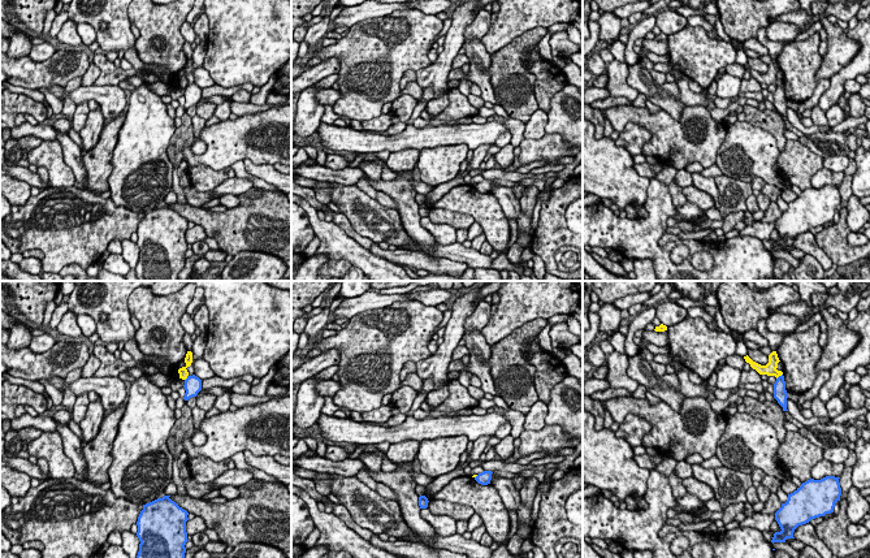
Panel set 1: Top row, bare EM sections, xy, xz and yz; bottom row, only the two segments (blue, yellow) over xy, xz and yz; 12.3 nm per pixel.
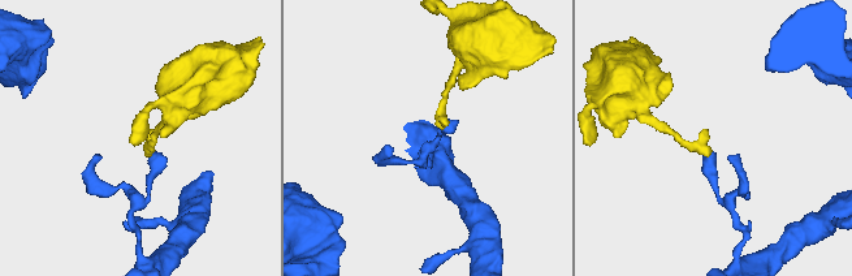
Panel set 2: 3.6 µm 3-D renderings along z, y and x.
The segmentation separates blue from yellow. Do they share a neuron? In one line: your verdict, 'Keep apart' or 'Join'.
Keep apart

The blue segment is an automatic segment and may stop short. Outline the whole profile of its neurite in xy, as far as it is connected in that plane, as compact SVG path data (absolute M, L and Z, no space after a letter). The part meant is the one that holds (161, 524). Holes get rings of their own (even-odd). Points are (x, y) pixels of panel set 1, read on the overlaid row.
M164 496L163 498L143 505L143 510L137 522L137 536L140 541L137 558L185 558L185 545L189 541L186 532L189 512L169 497Z

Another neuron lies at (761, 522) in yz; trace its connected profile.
M756 512L752 518L746 518L740 522L739 527L750 527L758 531L770 531L770 524L775 520L775 514L767 515L762 512Z

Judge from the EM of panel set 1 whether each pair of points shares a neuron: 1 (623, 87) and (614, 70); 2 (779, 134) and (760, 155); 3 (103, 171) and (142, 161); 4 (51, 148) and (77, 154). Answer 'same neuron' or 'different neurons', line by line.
1: same neuron
2: different neurons
3: different neurons
4: different neurons

